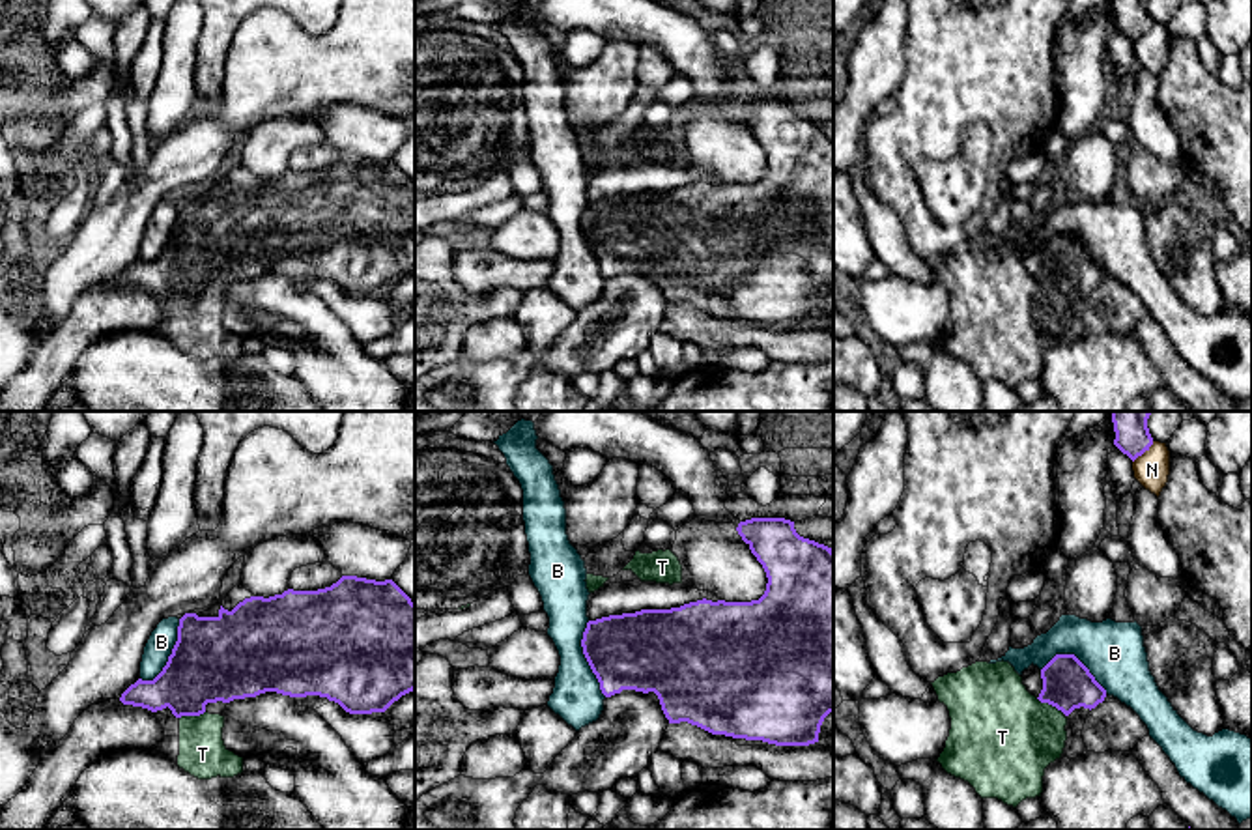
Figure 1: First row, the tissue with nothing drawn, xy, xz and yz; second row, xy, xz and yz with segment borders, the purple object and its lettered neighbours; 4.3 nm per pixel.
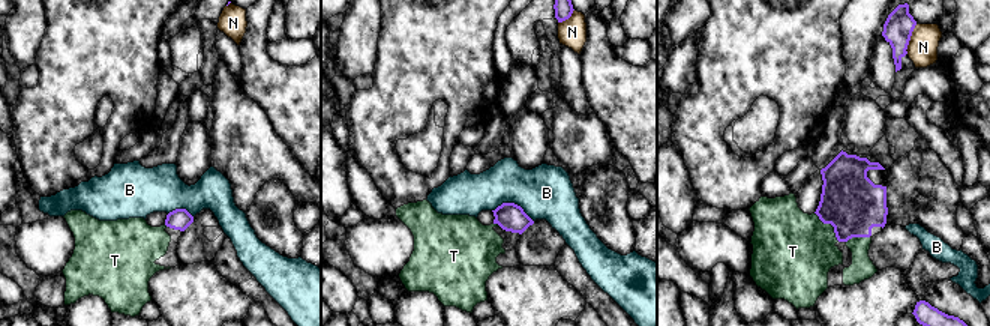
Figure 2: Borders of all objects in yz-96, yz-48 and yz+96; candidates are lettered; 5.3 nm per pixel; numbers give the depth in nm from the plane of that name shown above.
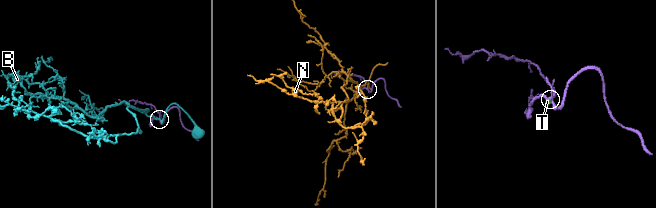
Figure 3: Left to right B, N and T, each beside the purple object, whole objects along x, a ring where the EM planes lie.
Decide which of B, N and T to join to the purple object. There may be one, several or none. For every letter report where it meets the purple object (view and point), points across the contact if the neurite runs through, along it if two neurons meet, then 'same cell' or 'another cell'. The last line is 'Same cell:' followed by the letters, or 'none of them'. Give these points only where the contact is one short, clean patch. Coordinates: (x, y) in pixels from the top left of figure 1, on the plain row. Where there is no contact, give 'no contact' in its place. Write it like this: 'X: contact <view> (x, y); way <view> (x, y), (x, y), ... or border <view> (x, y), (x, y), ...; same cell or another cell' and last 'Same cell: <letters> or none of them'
B: contact xz (585, 238); border xz (587, 202), (582, 214), (582, 234), (598, 270), (606, 277); another cell
N: contact yz (1142, 34); another cell
T: contact yz (1051, 285); same cell
Same cell: T

